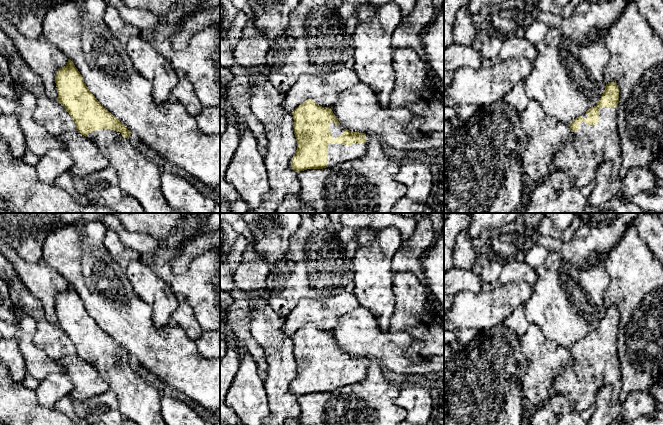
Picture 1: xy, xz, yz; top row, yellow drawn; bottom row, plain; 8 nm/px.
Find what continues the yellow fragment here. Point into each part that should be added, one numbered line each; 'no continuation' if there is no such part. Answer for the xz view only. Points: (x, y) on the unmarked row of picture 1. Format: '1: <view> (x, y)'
1: xz (337, 377)

